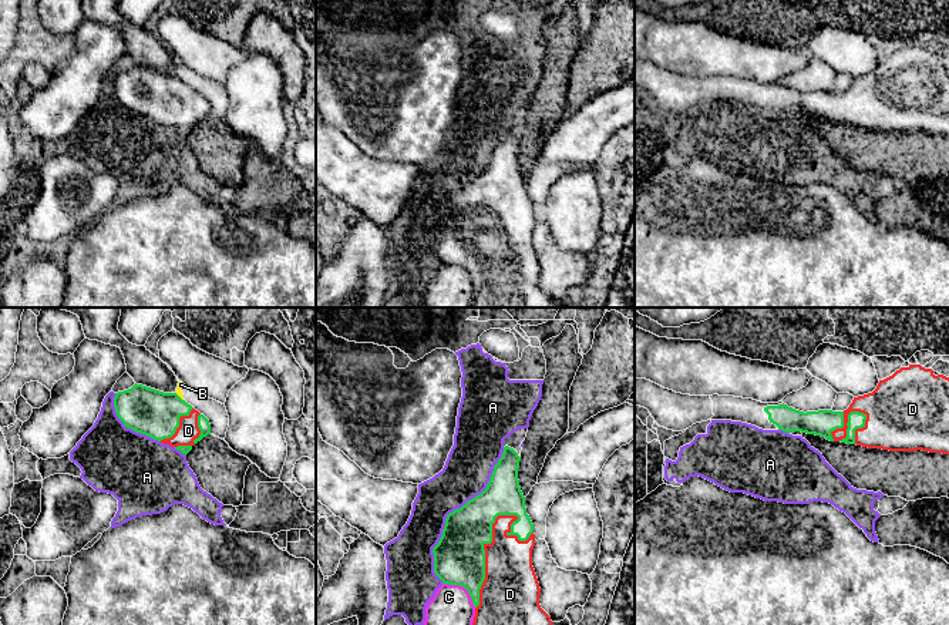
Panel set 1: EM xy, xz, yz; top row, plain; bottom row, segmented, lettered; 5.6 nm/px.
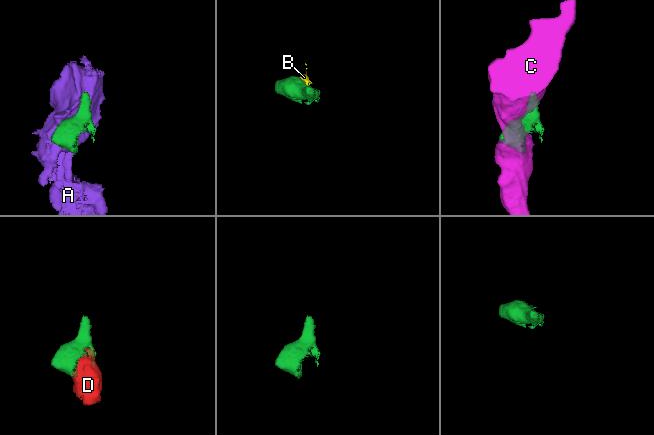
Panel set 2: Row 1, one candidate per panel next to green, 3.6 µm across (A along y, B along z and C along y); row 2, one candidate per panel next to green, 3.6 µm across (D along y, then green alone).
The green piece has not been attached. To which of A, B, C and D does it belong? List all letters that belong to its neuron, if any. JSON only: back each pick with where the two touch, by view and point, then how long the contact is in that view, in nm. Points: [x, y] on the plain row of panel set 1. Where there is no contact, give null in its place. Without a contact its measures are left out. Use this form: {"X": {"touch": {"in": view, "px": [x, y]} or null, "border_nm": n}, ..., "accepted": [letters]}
{"D": {"touch": {"in": "xz", "px": [484, 234]}, "border_nm": 600}, "accepted": ["D"]}

